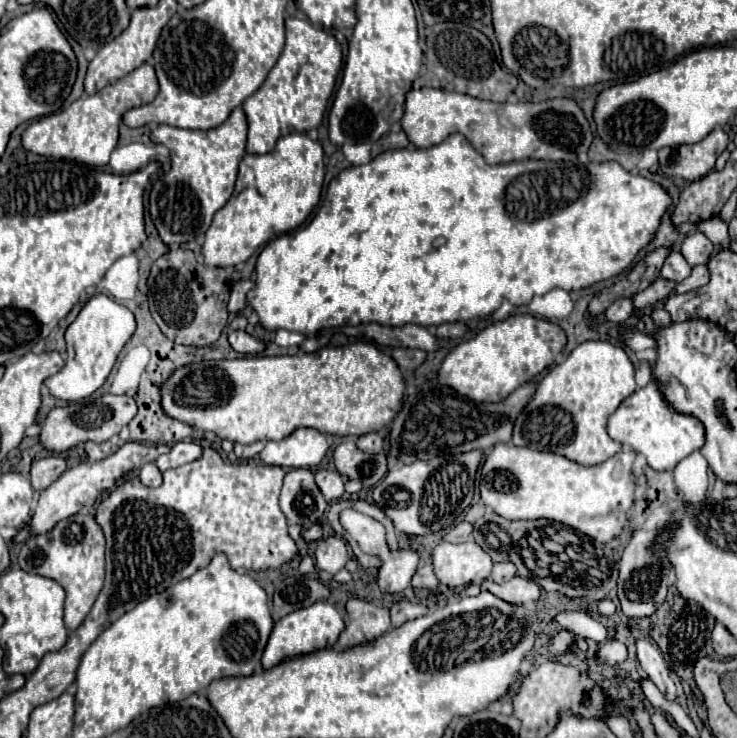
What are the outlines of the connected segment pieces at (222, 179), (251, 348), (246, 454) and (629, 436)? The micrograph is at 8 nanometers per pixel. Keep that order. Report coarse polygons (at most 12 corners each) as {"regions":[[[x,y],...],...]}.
{"regions":[[[242,107],[222,125],[170,125],[170,173],[150,193],[166,245],[194,241],[230,199],[244,157]],[[228,331],[230,347],[254,355],[264,343],[246,331]],[[264,441],[250,445],[236,443],[234,453],[238,459],[252,459],[262,451]],[[654,381],[620,403],[608,435],[674,469],[704,445],[704,425],[676,413]]]}

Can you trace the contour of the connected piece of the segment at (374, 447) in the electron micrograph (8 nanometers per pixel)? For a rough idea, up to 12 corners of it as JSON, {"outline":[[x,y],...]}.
{"outline":[[380,433],[360,435],[356,445],[366,453],[384,449]]}

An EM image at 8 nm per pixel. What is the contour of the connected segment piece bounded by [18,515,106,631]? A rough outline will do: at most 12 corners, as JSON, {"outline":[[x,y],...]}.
{"outline":[[94,515],[32,535],[26,573],[66,591],[64,623],[78,629],[104,583],[106,539]]}

